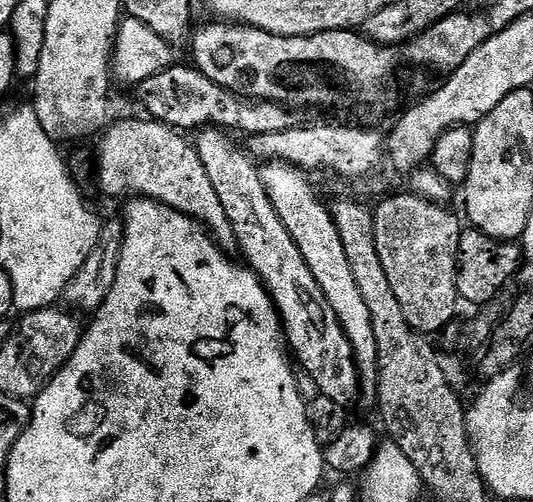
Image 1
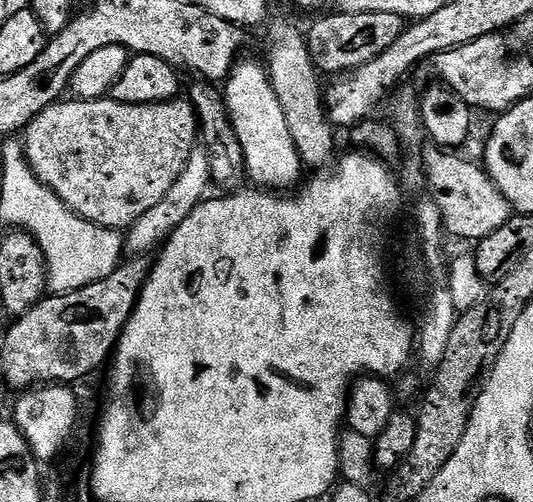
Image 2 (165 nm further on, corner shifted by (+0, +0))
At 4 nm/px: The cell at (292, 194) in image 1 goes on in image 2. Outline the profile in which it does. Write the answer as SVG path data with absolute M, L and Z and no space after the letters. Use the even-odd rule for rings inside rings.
M241 59L223 85L222 95L224 105L228 107L228 117L234 126L234 134L242 146L247 179L253 180L256 183L253 185L260 190L295 189L301 183L300 155L294 146L294 138L290 138L290 126L286 126L286 114L282 114L282 102L278 102L278 94L274 94L274 86L268 77L267 67L263 63L255 64L252 60Z

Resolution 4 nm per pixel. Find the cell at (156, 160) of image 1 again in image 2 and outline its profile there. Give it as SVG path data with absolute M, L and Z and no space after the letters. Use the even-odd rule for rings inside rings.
M64 98L51 104L22 133L24 159L34 175L74 214L103 228L126 230L146 210L158 206L174 186L198 140L198 121L191 99L177 98L164 104L123 104L111 98Z

